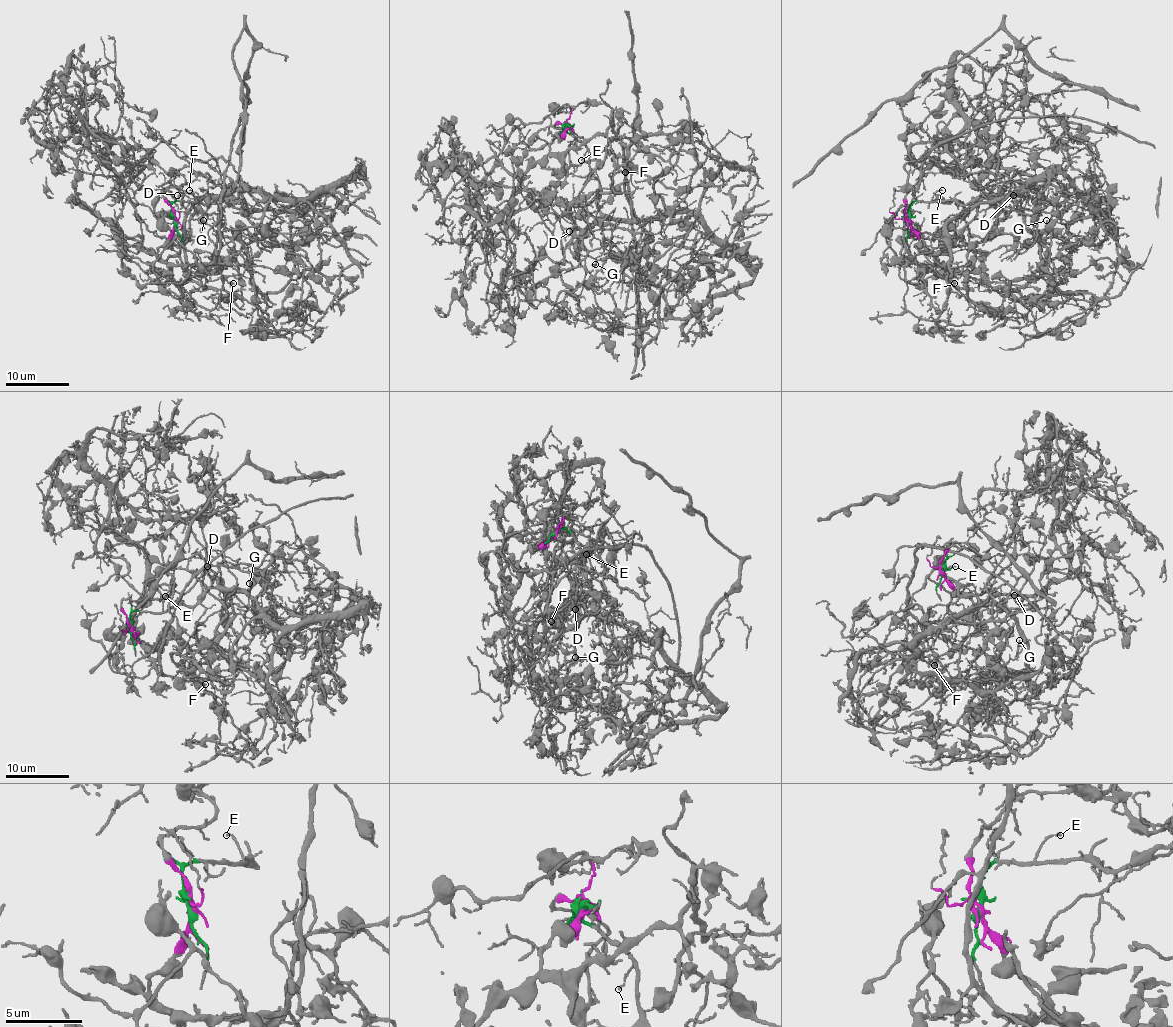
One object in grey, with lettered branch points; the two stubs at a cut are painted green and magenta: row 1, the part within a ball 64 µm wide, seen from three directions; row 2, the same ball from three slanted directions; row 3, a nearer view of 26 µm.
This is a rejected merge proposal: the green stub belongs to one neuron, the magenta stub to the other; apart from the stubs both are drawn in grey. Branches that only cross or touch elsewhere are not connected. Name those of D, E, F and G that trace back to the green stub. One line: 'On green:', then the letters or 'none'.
On green: D, E, G

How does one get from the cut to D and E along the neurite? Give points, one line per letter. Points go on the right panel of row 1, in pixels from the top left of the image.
D: (907, 219), (914, 201), (955, 200), (963, 205), (975, 203), (983, 195), (1005, 198), (1013, 195)
E: (907, 219), (911, 205), (928, 201), (942, 190)

